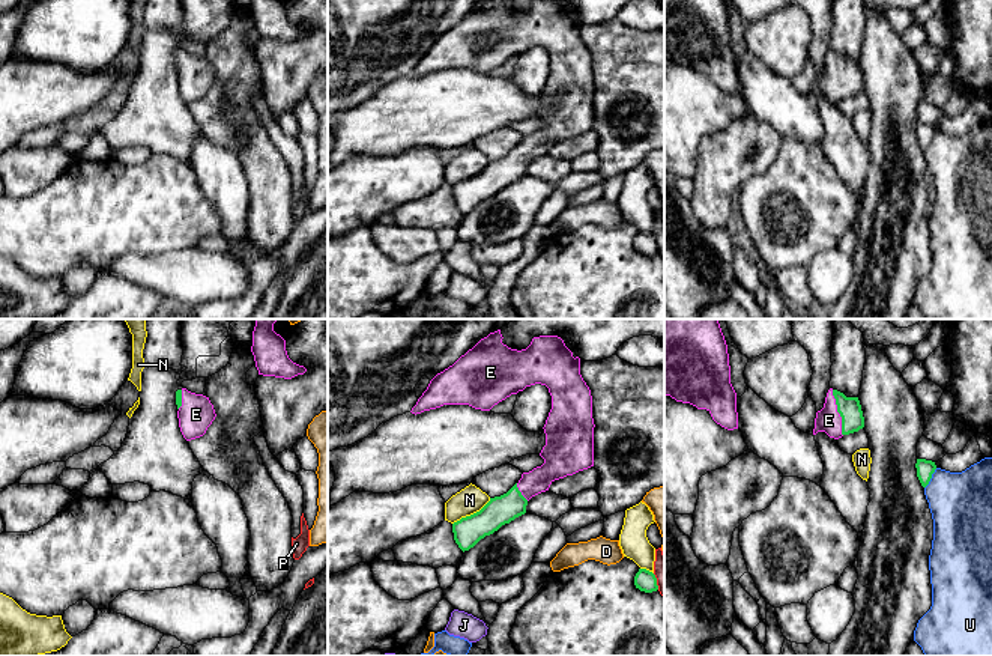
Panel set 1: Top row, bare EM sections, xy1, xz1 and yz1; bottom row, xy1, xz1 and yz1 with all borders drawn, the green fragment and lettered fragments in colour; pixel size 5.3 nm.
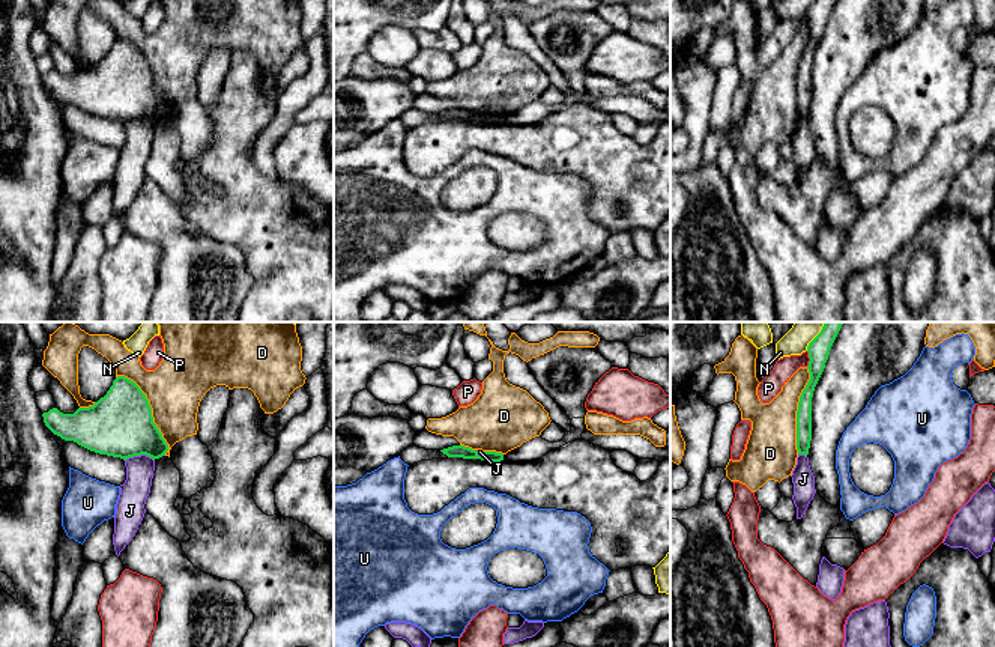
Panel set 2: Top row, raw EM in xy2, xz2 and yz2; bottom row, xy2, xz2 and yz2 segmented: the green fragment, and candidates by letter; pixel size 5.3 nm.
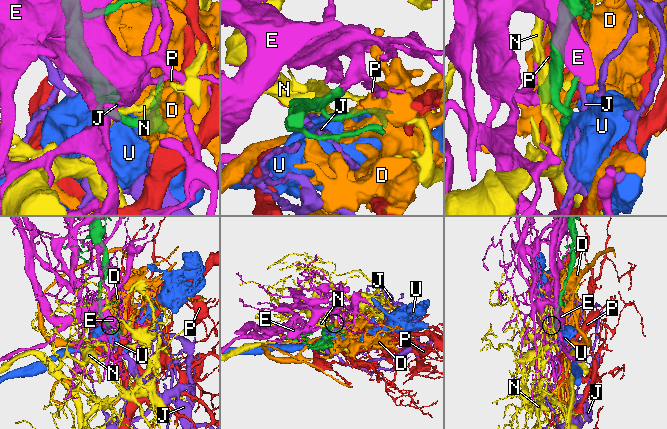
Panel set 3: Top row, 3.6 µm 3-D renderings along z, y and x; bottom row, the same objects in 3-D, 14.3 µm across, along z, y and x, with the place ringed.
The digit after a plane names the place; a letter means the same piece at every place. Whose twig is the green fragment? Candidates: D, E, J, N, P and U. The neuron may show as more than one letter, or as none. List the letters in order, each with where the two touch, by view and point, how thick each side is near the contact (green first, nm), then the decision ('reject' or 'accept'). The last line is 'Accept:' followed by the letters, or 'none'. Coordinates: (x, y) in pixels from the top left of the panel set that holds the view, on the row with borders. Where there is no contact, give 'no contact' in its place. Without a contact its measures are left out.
D: xy2 (151, 411) | 340/300 nm | reject
E: yz1 (837, 411) | 120/140 nm | accept
J: xy2 (139, 455) | 340/150 nm | reject
N: xz1 (471, 515) | 160/140 nm | reject
P: yz2 (809, 357) | 120/110 nm | reject
U: yz1 (931, 477) | 100/340 nm | reject
Accept: E

